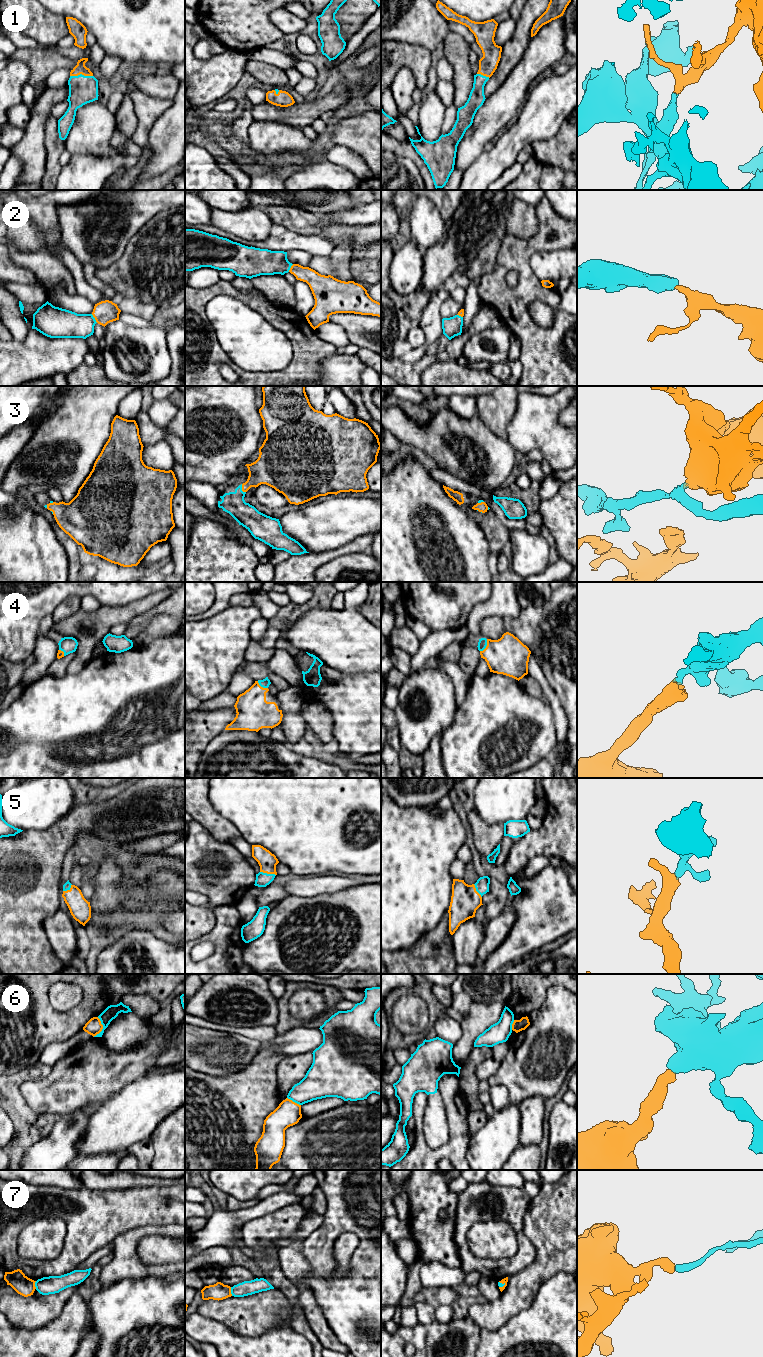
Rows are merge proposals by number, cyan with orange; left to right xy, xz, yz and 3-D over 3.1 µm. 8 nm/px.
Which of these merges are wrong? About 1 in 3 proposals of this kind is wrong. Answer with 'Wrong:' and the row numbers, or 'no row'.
Wrong: 6, 7

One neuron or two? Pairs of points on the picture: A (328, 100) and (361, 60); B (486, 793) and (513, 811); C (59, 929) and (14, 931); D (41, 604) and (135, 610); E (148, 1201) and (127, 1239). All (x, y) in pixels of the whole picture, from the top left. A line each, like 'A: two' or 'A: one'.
A: two
B: one
C: two
D: two
E: two

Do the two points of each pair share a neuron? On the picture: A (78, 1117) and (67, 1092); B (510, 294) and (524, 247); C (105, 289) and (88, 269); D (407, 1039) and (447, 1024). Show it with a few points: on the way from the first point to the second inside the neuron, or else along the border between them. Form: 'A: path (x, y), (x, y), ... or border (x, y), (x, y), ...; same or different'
A: border (78, 1110), (61, 1116); different
B: path (522, 283), (523, 259); same
C: path (100, 285), (89, 274); same
D: border (445, 1014), (433, 1026); different

